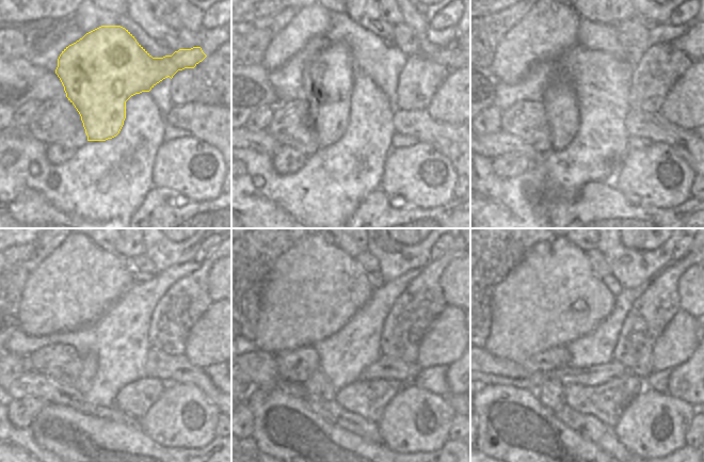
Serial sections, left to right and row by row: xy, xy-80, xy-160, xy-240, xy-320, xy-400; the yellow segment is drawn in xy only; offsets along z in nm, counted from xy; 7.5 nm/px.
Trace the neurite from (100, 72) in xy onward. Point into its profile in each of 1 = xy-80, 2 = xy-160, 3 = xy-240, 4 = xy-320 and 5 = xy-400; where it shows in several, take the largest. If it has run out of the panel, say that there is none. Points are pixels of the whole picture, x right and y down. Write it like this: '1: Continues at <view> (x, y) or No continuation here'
1: Continues at xy-80 (328, 78)
2: Continues at xy-160 (560, 99)
3: Continues at xy-240 (90, 363)
4: Continues at xy-320 (317, 388)
5: Continues at xy-400 (552, 395)

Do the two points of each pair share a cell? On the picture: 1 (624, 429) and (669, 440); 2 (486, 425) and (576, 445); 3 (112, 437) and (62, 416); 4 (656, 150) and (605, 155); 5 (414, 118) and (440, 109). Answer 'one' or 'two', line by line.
1: one
2: one
3: one
4: two
5: two

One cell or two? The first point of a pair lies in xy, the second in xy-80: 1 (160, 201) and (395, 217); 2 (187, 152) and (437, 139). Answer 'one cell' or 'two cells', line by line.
1: one cell
2: two cells

